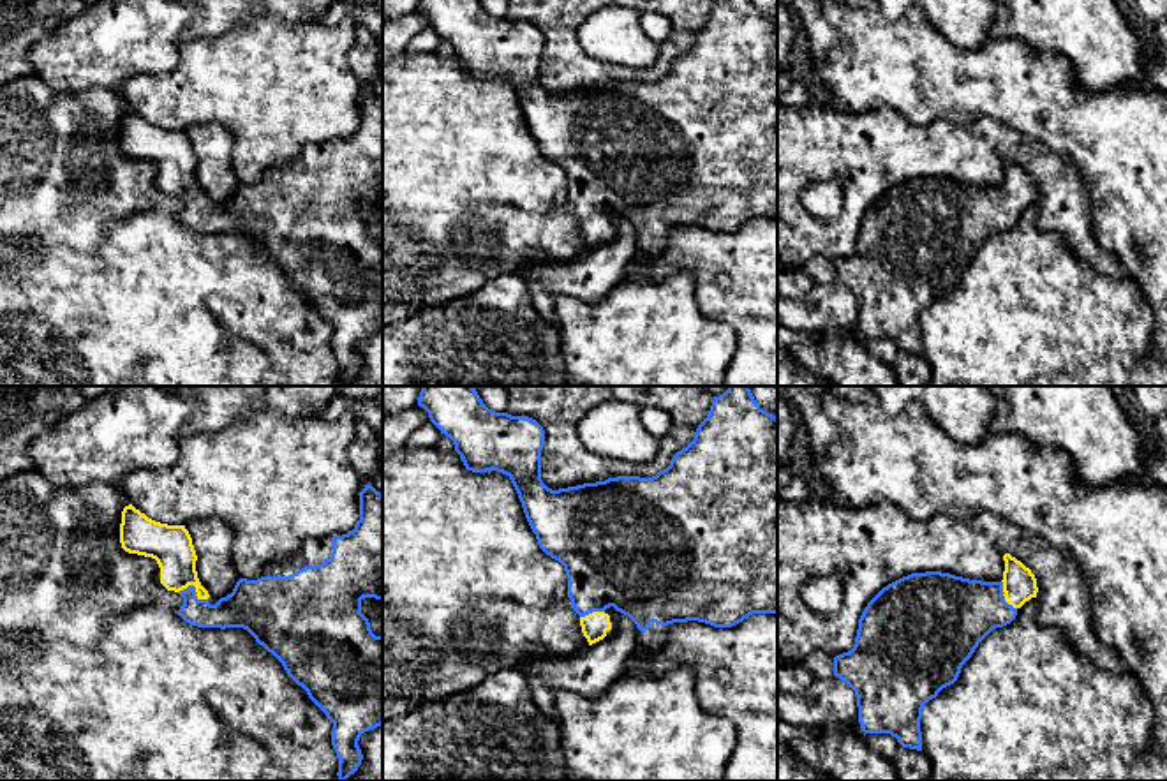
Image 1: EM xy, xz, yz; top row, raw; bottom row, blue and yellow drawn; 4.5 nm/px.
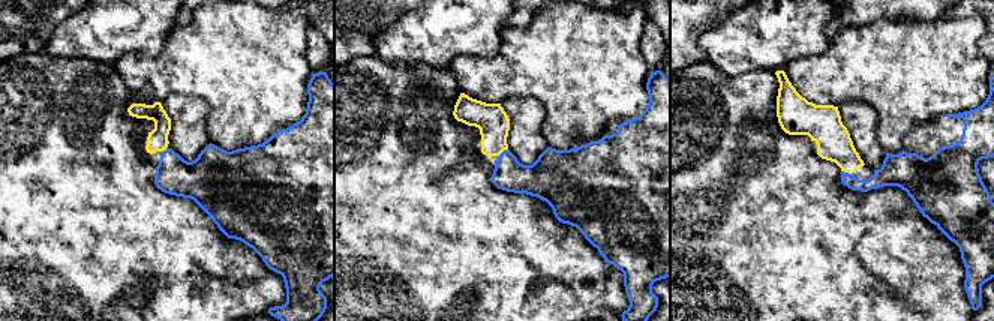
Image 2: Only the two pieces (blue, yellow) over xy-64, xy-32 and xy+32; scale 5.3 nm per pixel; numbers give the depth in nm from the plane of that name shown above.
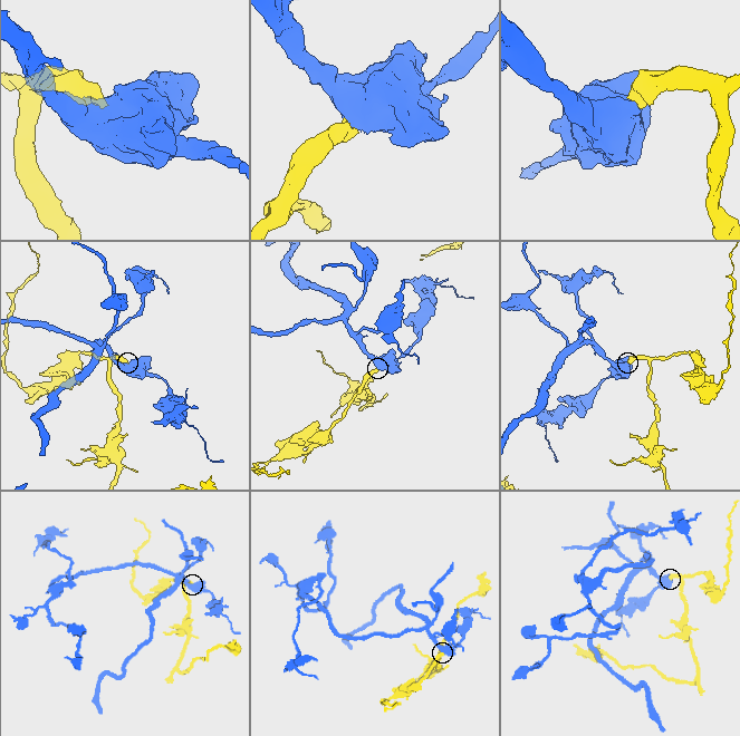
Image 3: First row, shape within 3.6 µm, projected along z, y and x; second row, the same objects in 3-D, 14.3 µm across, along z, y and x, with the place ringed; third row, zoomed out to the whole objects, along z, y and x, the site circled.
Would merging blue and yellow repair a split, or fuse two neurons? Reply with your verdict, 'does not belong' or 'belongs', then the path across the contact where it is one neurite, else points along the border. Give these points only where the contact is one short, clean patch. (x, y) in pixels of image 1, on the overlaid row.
belongs; way xy (245, 607), (208, 609), (194, 589), (178, 572), (171, 547)

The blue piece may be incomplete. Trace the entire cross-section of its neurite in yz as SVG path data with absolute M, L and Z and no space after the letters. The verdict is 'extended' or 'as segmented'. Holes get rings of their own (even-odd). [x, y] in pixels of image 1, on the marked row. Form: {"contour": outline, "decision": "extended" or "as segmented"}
{"contour": "M1005 554L1003 561L1001 582L970 580L941 571L911 573L883 587L867 603L859 619L853 649L834 658L834 675L855 691L864 735L890 733L903 748L922 751L924 705L957 681L963 665L992 629L1010 624L1017 610L1037 598L1038 587L1031 569L1010 554Z", "decision": "extended"}

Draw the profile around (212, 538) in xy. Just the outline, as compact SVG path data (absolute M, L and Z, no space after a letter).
M215 517L192 520L185 529L197 555L196 571L201 585L212 598L226 598L240 580L233 566L233 529Z

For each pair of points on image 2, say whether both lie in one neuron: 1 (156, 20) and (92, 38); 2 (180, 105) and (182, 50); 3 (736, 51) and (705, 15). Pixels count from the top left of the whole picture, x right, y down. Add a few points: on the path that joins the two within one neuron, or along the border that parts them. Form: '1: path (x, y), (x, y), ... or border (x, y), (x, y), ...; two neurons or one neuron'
1: path (140, 21), (113, 23), (108, 26); one neuron
2: border (161, 102), (171, 95), (197, 95), (210, 111); two neurons
3: border (729, 15), (700, 35), (699, 48), (703, 59); two neurons

